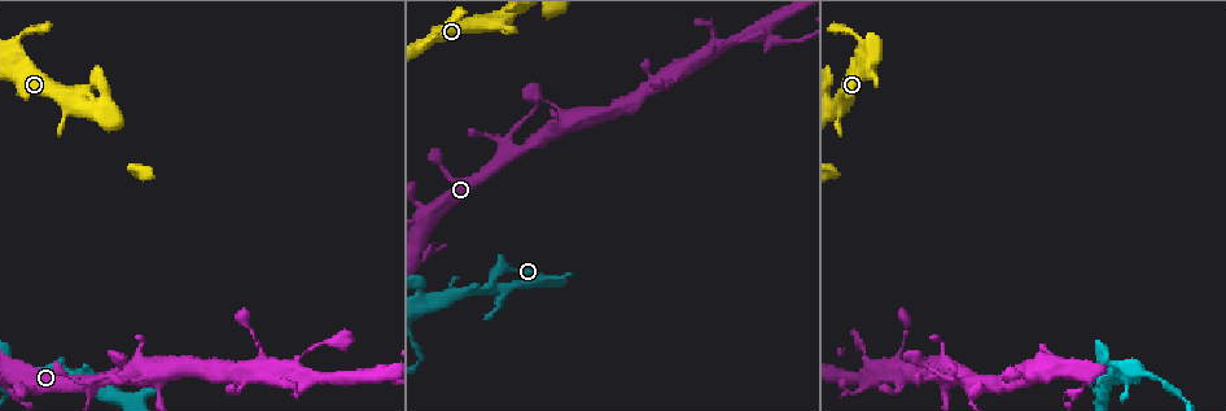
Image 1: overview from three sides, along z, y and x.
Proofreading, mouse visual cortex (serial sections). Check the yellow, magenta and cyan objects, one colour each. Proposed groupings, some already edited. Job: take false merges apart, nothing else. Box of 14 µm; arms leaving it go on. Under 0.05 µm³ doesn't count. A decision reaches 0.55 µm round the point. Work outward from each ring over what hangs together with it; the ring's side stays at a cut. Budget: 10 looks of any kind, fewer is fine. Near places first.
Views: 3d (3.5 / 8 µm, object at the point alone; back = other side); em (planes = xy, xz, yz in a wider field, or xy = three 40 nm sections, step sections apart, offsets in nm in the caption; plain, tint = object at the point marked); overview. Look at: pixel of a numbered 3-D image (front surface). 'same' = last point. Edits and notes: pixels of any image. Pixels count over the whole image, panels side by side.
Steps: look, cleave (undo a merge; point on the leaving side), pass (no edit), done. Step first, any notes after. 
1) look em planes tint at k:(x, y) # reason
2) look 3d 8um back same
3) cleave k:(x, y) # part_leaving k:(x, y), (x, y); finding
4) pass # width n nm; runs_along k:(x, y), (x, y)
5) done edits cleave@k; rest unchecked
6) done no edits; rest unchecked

look 3d 3.5um at 1:(862, 42) # sudden change in width

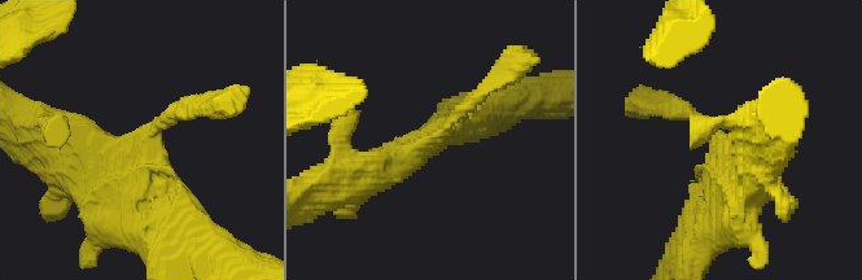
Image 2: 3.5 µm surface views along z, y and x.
look em xy step 5 tint at 2:(434, 142) # arm_widths 200, 350 nm

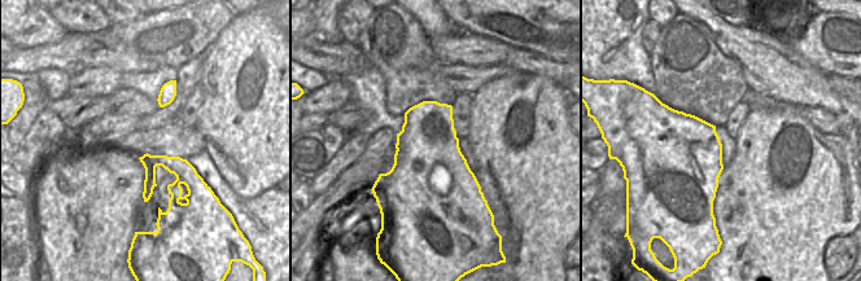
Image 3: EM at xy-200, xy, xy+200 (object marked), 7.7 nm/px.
pass # runs_along 2:(713, 228), (717, 136), (664, 109); continuous, no second cell

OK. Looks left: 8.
look em xy step 3 tint at 1:(93, 382) # four or more arms meet

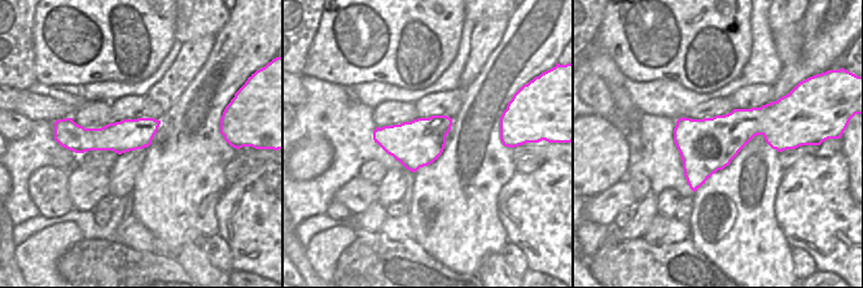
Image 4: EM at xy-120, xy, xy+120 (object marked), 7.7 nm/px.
look 3d 3.5um same # see where the arms go

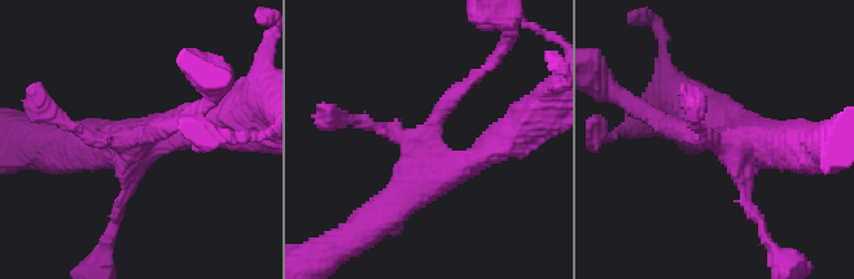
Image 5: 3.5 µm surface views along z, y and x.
pass # width 360 nm; runs_along 4:(156, 123), (123, 136), (71, 135); continuous, no second cell

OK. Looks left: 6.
look 3d 8um at 1:(1041, 369) # calibre changes

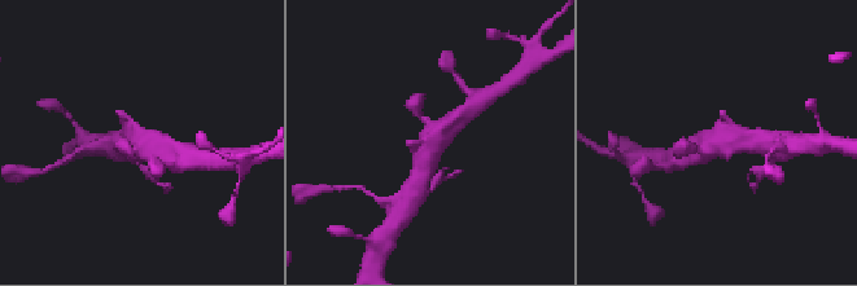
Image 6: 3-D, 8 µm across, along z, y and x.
look em xy step 1 tint at 6:(433, 141)

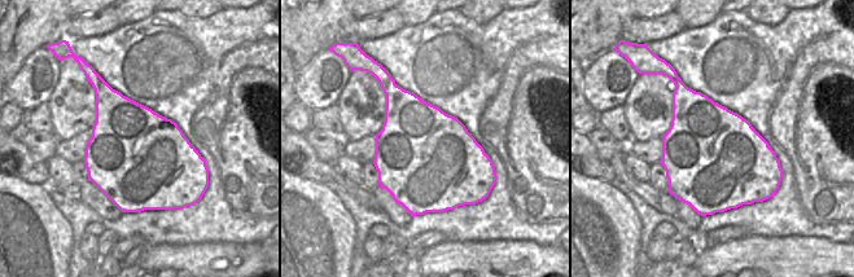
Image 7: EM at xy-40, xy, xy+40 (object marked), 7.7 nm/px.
pass # runs_along 6:(477, 102), (437, 135), (427, 163); one cell here

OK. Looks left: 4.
look 3d 3.5um at 1:(1106, 377)

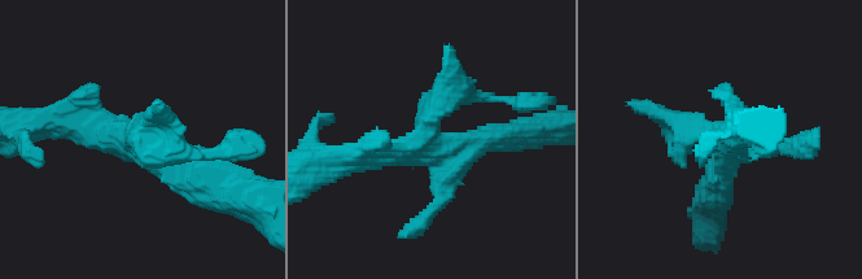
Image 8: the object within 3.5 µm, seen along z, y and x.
look em xy step 1 tint at 8:(134, 131) # arms 4; arm_widths 200, 250, 300, 350 nm

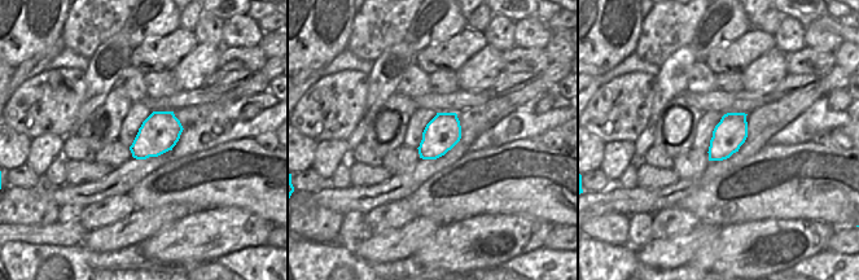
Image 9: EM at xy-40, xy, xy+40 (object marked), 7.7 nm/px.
pass # runs_along 8:(478, 97), (440, 104), (399, 151), (344, 161); all the same cell

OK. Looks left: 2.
done no edits; rest unchecked

